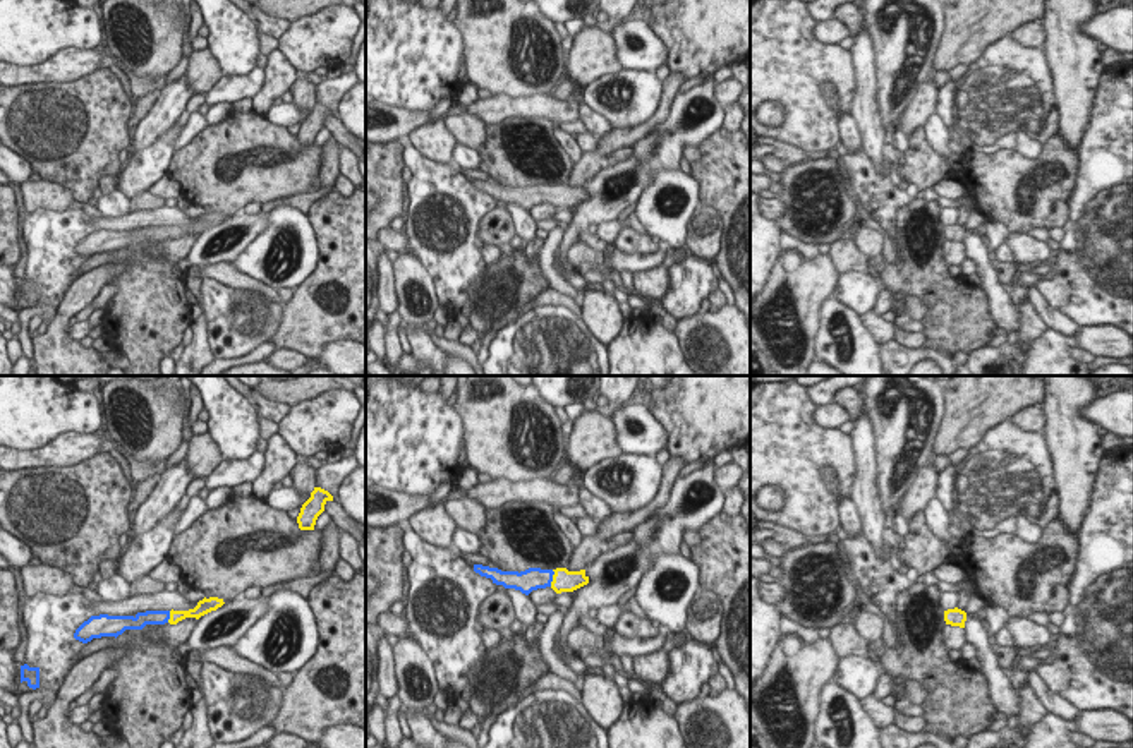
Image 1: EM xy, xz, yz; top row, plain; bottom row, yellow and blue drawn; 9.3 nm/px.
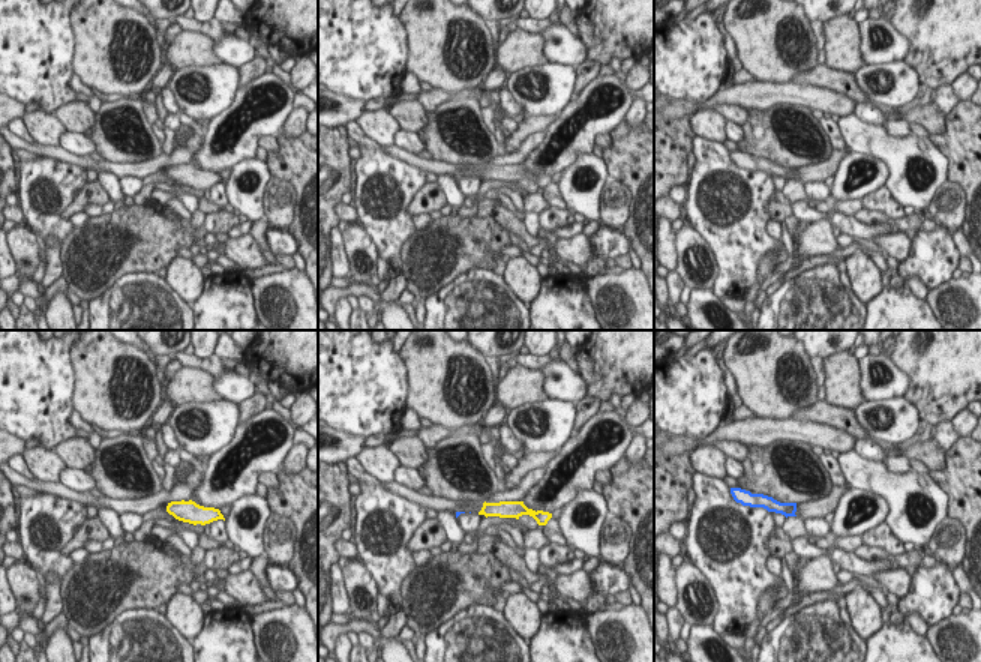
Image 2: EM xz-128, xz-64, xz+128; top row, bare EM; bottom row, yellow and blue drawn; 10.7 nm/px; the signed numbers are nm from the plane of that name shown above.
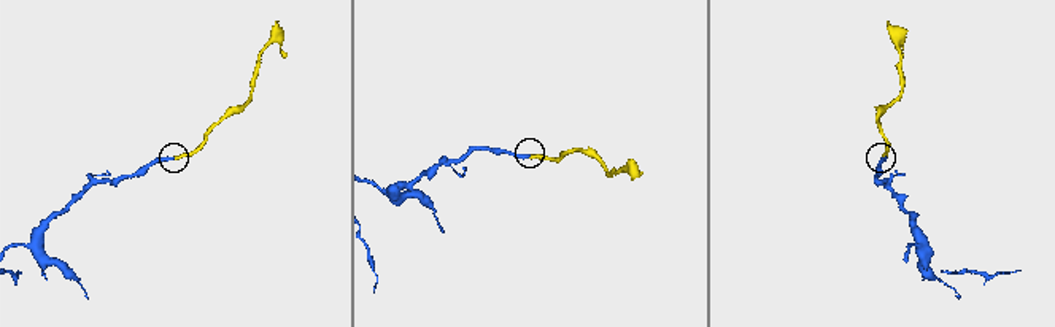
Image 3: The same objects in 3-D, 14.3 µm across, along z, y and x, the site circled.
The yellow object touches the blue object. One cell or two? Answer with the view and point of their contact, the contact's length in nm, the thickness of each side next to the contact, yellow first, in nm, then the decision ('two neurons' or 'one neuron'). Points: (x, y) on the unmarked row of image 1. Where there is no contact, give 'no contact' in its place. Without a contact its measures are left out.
xz (553, 194) | 160 nm | 220/220 nm | one neuron

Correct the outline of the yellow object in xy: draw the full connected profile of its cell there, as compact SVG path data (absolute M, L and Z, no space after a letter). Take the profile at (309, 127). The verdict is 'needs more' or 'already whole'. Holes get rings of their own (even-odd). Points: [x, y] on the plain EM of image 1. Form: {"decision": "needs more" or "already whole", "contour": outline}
{"decision": "already whole", "contour": "M314 103L311 113L302 120L297 132L299 144L314 146L316 136L324 127L328 117L333 117L333 112L321 103Z"}

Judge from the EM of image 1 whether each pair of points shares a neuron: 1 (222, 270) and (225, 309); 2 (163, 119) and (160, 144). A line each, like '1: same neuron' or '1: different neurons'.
1: different neurons
2: different neurons

